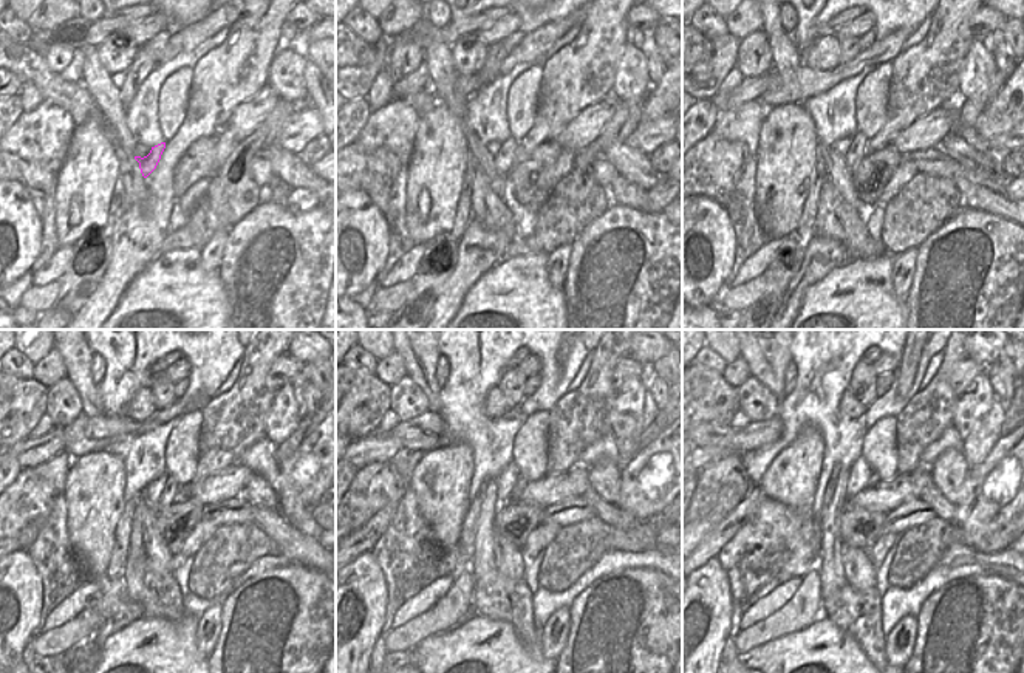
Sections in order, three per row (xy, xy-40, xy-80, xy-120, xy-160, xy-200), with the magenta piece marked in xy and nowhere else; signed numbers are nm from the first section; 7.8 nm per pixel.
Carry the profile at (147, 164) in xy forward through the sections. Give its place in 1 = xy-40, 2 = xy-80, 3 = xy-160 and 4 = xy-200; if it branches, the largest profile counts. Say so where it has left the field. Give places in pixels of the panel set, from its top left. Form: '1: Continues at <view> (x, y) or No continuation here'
1: Continues at xy-40 (503, 158)
2: Continues at xy-80 (857, 150)
3: Continues at xy-160 (522, 481)
4: Continues at xy-200 (874, 477).

